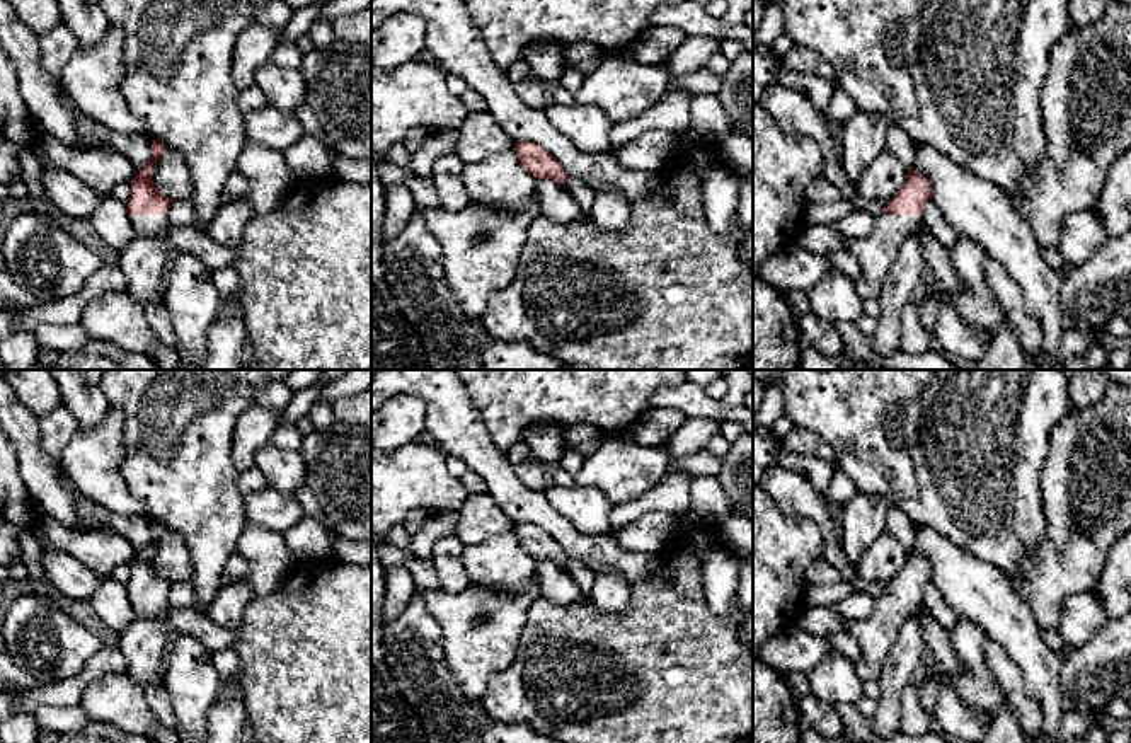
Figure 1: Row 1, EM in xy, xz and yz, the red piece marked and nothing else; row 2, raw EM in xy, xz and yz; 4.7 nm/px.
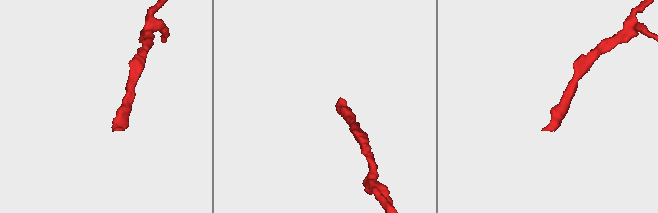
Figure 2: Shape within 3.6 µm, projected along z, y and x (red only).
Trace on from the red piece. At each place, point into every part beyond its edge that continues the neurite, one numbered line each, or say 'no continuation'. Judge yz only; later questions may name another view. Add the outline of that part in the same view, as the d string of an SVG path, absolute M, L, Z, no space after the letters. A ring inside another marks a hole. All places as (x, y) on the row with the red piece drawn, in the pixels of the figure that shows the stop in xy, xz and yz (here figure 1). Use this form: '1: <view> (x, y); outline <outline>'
1: yz (876, 253); outline M879 213L874 230L867 237L850 242L848 251L862 269L862 279L855 285L860 300L879 298L903 242L920 222L918 215Z

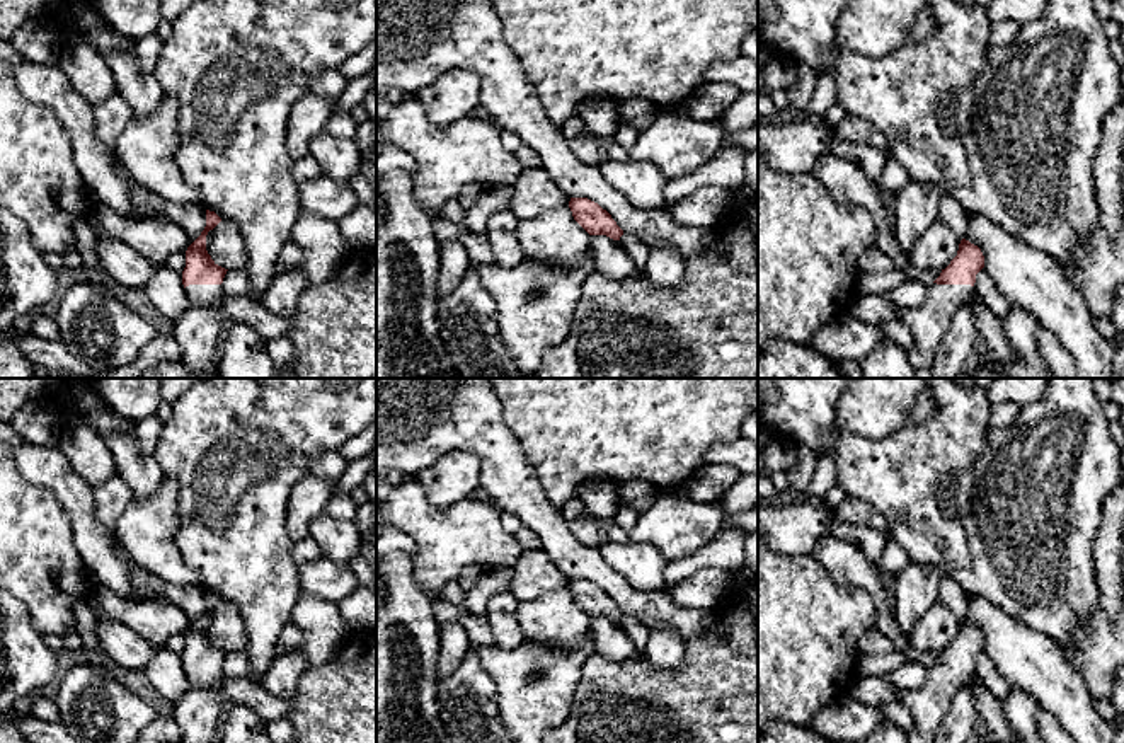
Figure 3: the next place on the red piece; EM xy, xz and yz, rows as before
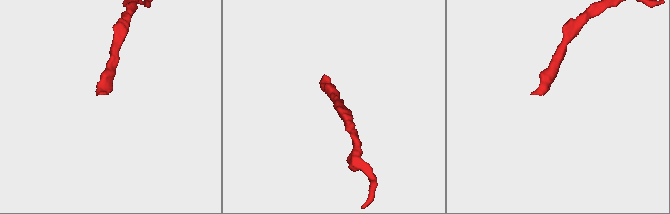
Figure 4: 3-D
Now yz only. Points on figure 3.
1: yz (929, 322); outline M932 283L926 300L920 307L903 312L901 320L915 339L915 349L908 354L913 370L932 368L955 312L972 291L971 285Z

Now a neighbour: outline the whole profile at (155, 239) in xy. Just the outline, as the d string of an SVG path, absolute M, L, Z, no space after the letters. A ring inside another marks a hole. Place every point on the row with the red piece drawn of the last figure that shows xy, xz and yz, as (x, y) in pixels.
M99 201L87 220L97 235L126 242L157 268L165 266L172 254L186 252L192 242L181 225L167 218L129 220Z

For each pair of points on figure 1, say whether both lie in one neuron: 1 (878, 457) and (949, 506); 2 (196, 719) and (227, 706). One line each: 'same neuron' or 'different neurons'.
1: different neurons
2: different neurons

